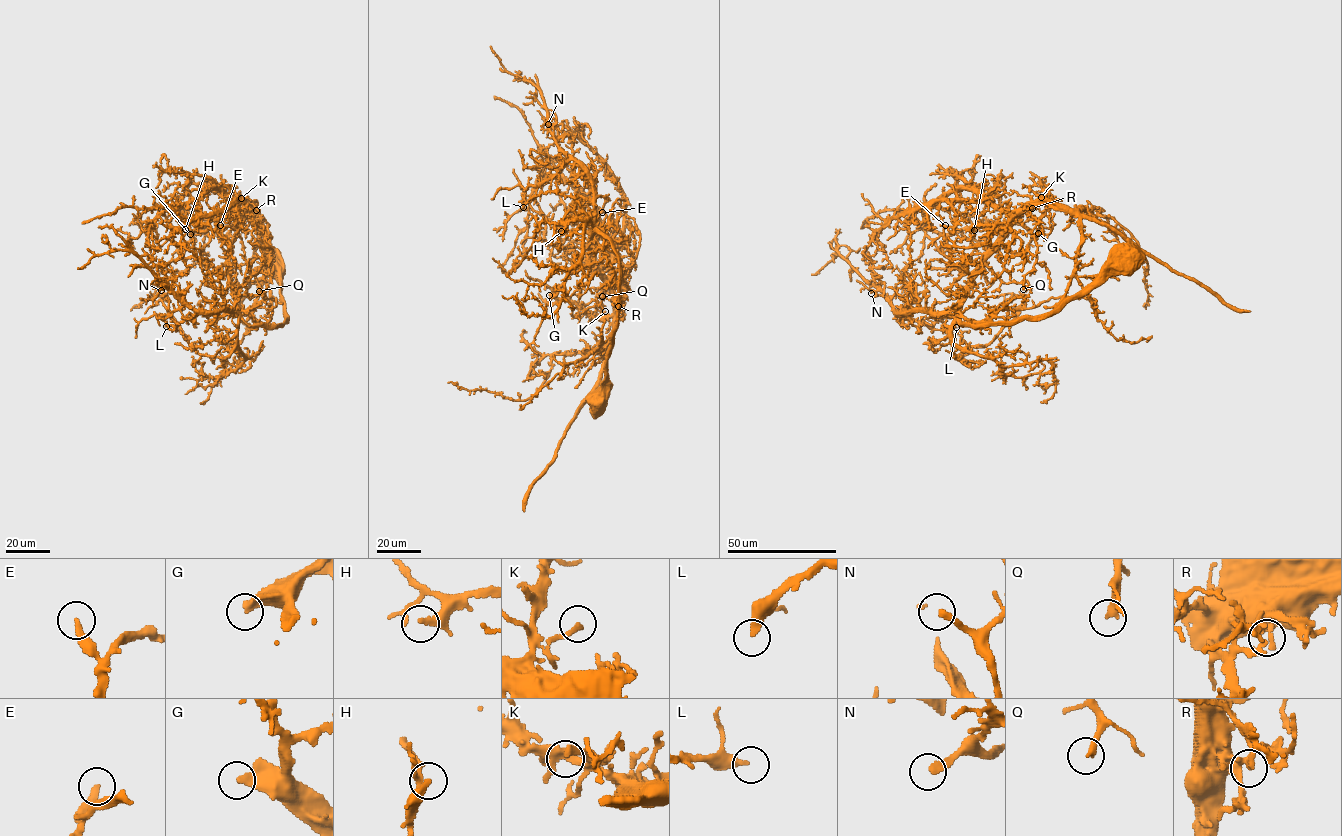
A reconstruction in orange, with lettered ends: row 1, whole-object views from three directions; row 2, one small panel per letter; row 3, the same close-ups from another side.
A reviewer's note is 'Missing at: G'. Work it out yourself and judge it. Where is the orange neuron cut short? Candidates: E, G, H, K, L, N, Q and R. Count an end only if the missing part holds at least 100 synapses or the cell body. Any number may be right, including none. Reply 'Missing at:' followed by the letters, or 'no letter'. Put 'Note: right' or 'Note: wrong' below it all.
Missing at: G
Note: right

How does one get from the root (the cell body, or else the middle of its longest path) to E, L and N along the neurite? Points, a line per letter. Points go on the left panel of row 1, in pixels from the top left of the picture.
E: (274, 269), (288, 317), (279, 326), (249, 325), (229, 279), (230, 254), (222, 248), (220, 225)
L: (274, 269), (288, 317), (279, 326), (250, 325), (235, 310), (198, 314), (176, 328), (166, 326)
N: (274, 269), (288, 317), (279, 326), (250, 325), (238, 310), (199, 311), (168, 288), (161, 290)

